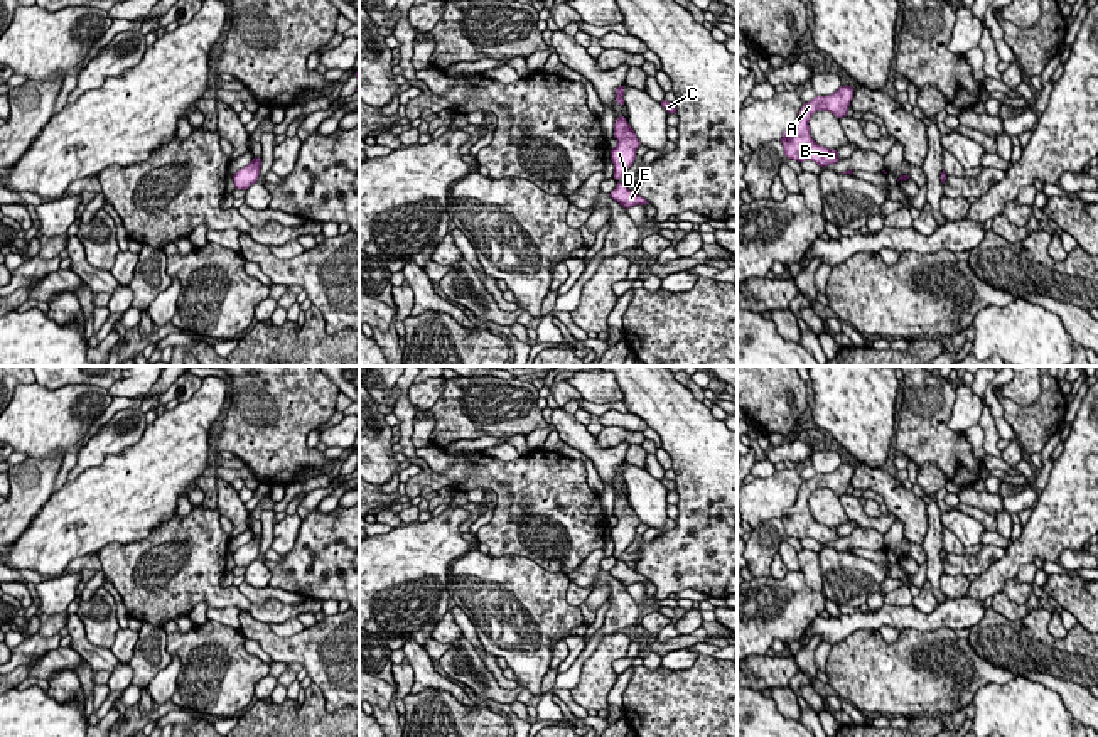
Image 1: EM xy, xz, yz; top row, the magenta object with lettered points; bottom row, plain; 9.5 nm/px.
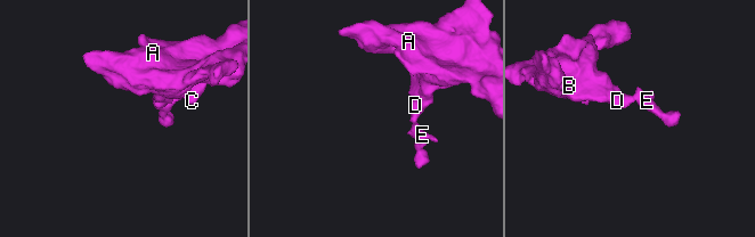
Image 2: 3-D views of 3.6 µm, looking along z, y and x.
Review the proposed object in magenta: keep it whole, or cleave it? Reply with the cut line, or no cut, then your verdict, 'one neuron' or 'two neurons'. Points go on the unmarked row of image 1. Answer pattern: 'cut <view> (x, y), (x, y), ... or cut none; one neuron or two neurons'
cut none; one neuron

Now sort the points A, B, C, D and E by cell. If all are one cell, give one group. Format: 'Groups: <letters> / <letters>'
Groups: A B C D E

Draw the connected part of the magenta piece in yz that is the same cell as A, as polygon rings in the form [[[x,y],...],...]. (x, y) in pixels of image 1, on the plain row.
[[[840,464],[830,474],[816,474],[811,479],[805,481],[799,487],[796,503],[791,508],[783,509],[783,526],[784,533],[798,540],[813,538],[820,545],[837,541],[838,530],[818,523],[810,513],[810,496],[816,489],[830,489],[837,496],[847,494],[850,479],[853,477],[852,464]]]

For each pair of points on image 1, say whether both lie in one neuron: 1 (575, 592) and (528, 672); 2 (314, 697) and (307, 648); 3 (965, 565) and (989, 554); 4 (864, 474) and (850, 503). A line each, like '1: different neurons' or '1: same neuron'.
1: different neurons
2: different neurons
3: same neuron
4: different neurons

